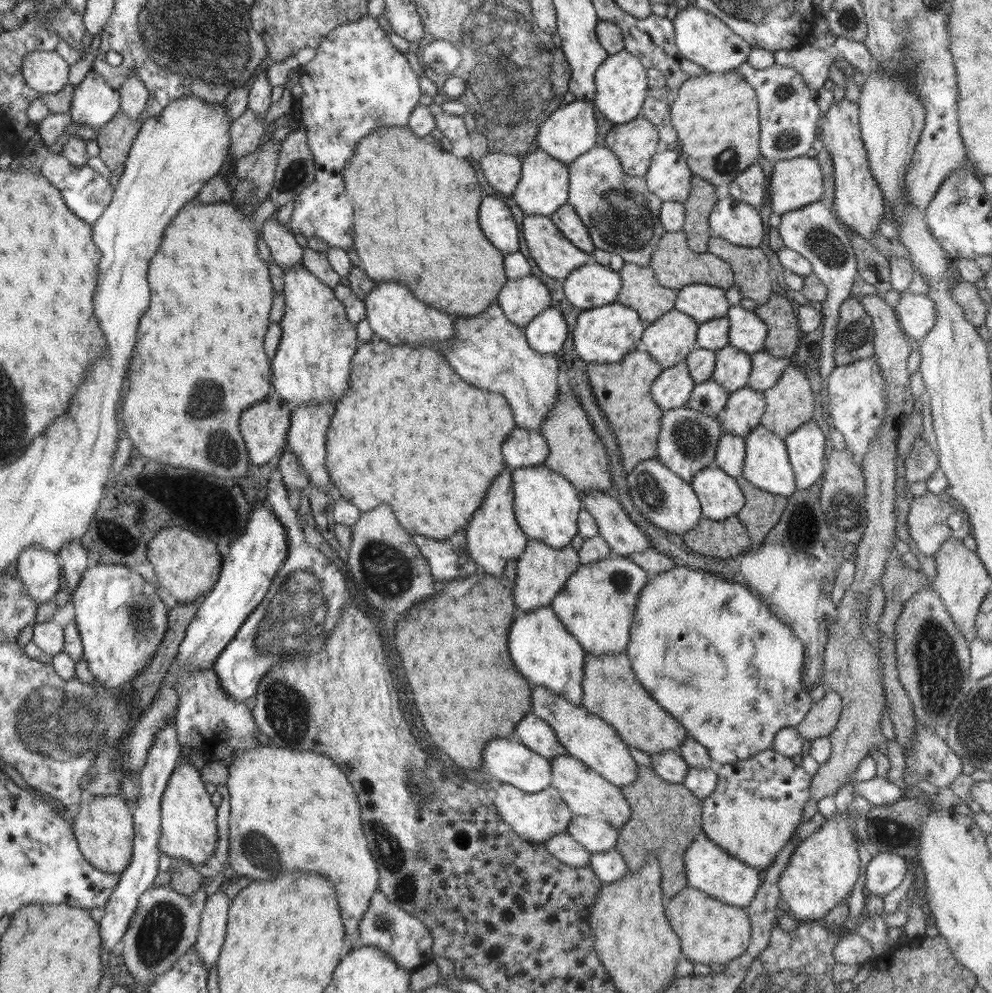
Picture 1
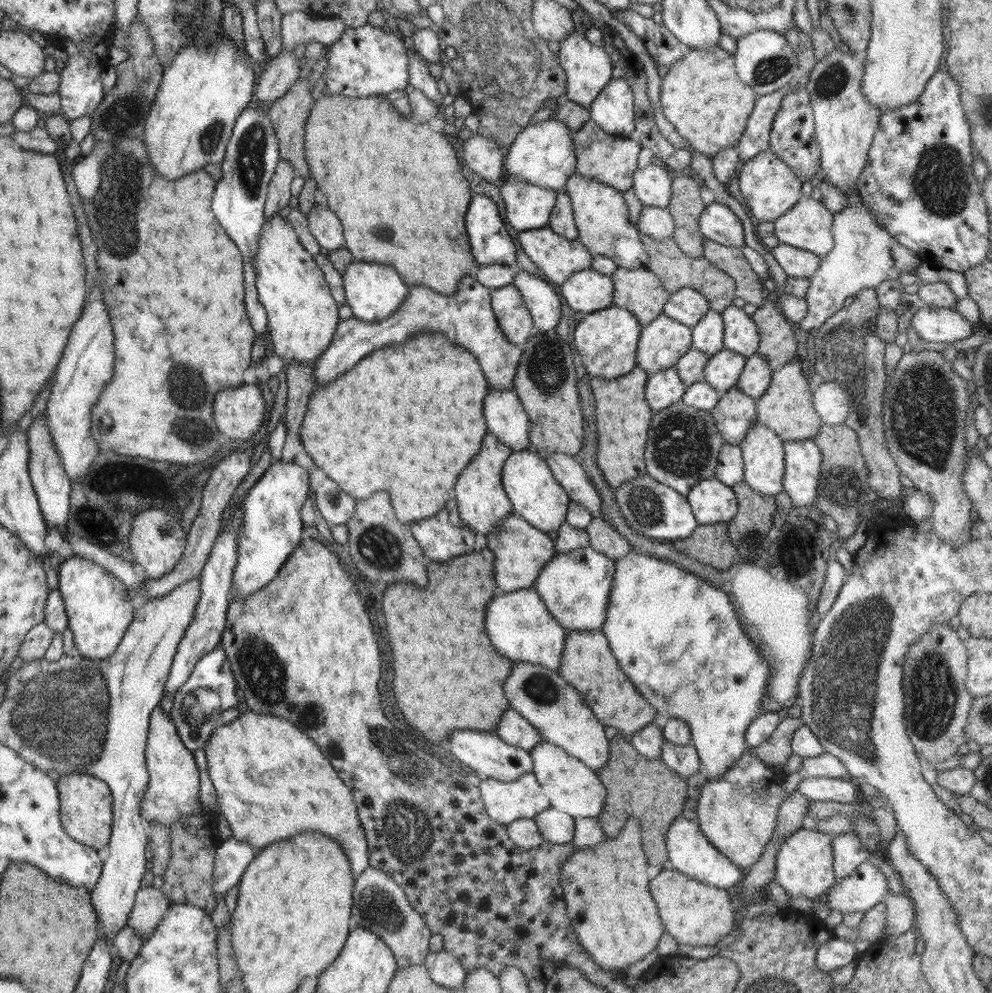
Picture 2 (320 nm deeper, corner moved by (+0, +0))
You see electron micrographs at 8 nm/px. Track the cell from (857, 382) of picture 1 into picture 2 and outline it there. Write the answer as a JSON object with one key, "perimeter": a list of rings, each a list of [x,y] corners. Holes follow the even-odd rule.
{"perimeter":[[[826,382],[818,385],[813,393],[813,403],[820,420],[830,426],[844,425],[850,412],[849,396],[838,383]]]}

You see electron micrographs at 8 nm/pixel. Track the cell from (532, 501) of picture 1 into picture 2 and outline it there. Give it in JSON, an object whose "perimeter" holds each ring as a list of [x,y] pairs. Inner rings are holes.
{"perimeter":[[[512,450],[501,470],[501,483],[512,503],[513,512],[519,514],[534,528],[548,533],[551,530],[559,530],[560,525],[566,520],[571,500],[538,452]]]}

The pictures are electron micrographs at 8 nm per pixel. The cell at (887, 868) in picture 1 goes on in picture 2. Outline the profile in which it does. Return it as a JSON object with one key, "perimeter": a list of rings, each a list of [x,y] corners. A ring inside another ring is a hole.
{"perimeter":[[[860,863],[852,874],[842,877],[828,889],[827,896],[817,904],[831,910],[840,910],[842,914],[852,914],[853,912],[866,913],[870,908],[883,902],[888,894],[888,883],[886,876],[880,871],[878,866],[872,863]]]}

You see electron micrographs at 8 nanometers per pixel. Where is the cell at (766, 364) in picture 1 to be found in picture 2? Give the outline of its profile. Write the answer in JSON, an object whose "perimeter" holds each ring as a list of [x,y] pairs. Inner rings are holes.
{"perimeter":[[[755,353],[746,358],[743,372],[740,374],[736,387],[757,402],[768,390],[771,380],[772,369],[767,365],[764,357]]]}

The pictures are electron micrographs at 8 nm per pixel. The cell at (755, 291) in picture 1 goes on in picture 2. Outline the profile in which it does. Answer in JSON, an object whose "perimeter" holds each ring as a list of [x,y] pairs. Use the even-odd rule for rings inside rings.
{"perimeter":[[[706,239],[703,242],[703,257],[734,279],[736,297],[757,307],[766,300],[763,278],[752,270],[739,248]]]}

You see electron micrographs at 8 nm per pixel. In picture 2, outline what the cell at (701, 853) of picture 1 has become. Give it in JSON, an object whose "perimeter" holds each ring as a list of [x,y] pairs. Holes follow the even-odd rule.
{"perimeter":[[[684,817],[674,819],[668,829],[665,845],[673,868],[702,884],[733,893],[739,885],[739,880],[744,876],[741,867],[725,858],[704,836],[699,824],[694,823],[692,819]]]}

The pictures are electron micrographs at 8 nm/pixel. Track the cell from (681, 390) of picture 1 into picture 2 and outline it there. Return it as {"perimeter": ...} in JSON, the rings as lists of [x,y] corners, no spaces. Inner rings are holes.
{"perimeter":[[[674,367],[652,373],[646,381],[645,399],[652,412],[657,412],[680,401],[686,387]]]}

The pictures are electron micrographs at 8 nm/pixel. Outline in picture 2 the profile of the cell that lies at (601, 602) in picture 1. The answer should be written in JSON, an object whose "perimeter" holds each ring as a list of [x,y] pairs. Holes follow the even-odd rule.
{"perimeter":[[[590,546],[554,555],[540,570],[534,590],[546,609],[570,632],[601,630],[614,582],[614,561]]]}

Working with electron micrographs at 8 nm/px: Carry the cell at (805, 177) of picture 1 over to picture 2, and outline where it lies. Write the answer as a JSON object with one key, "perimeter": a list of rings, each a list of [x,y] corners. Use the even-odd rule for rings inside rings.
{"perimeter":[[[771,150],[762,152],[741,164],[735,181],[745,208],[754,218],[758,218],[760,223],[774,222],[804,198],[800,192],[802,182],[798,181],[798,177],[792,173],[790,167]]]}

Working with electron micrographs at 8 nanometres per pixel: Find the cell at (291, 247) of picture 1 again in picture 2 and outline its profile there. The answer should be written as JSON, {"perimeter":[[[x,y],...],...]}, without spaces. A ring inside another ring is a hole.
{"perimeter":[[[280,160],[277,163],[270,184],[268,185],[265,208],[263,210],[266,221],[275,214],[284,214],[288,209],[288,203],[291,198],[290,184],[297,175],[286,160]]]}

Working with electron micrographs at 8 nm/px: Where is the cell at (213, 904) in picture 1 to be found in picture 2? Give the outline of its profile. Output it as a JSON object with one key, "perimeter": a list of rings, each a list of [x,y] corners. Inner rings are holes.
{"perimeter":[[[232,837],[216,848],[213,870],[213,893],[223,896],[240,882],[246,867],[255,858],[256,850],[247,842]]]}

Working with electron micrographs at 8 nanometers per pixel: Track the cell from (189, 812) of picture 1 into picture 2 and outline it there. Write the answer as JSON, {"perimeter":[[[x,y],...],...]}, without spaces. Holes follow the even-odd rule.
{"perimeter":[[[160,707],[152,712],[150,718],[145,757],[150,778],[141,800],[142,817],[169,828],[182,815],[204,811],[200,805],[199,770],[194,755],[182,744],[175,724]]]}

